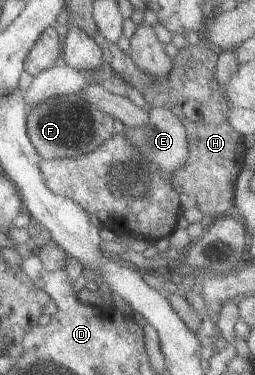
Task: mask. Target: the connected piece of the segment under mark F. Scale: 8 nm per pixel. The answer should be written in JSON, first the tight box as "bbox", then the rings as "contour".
{"bbox":[27,93,126,159],"contour":[[[78,93],[55,97],[27,114],[27,134],[37,154],[44,159],[78,157],[98,148],[106,140],[125,133],[126,126],[88,105]]]}

